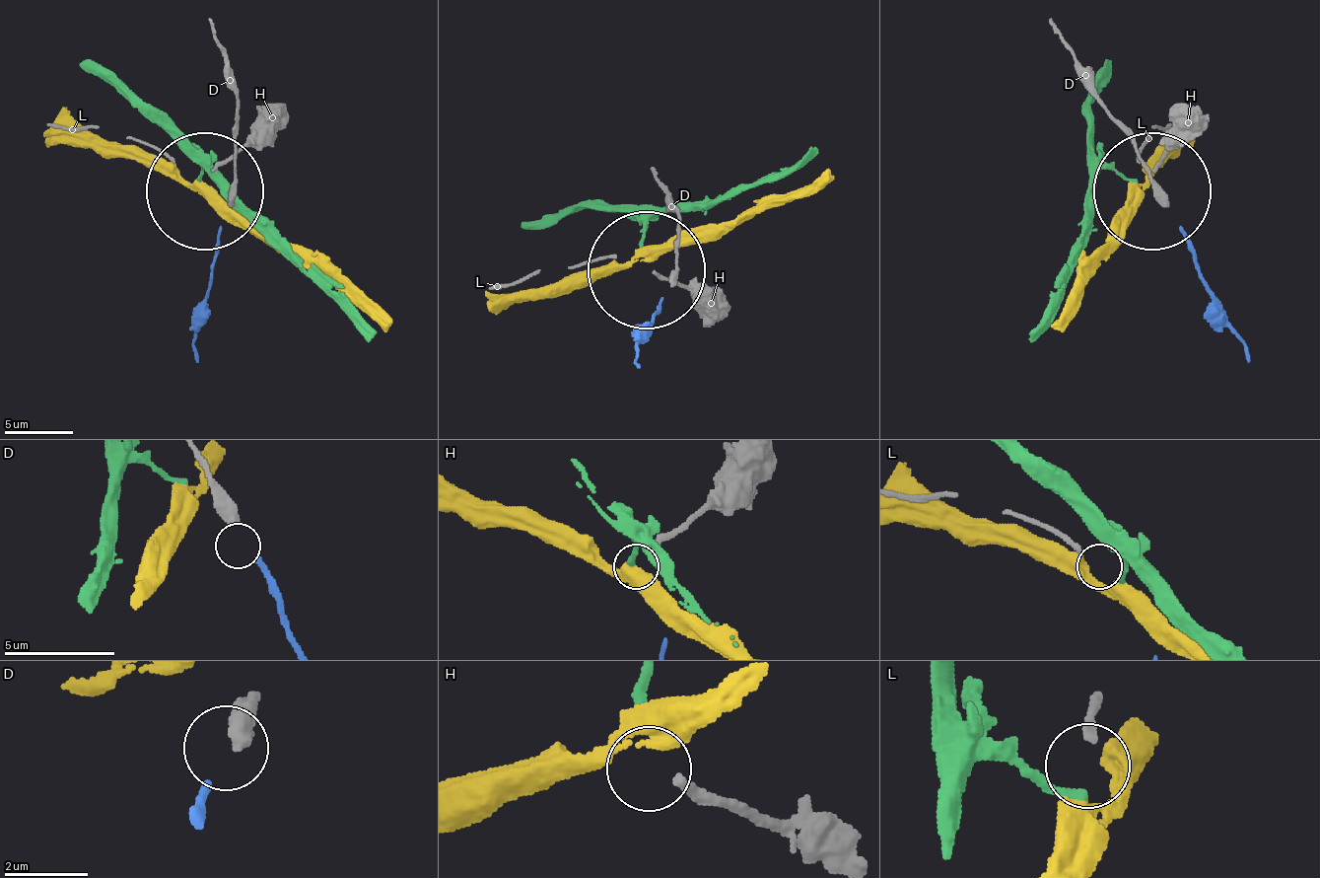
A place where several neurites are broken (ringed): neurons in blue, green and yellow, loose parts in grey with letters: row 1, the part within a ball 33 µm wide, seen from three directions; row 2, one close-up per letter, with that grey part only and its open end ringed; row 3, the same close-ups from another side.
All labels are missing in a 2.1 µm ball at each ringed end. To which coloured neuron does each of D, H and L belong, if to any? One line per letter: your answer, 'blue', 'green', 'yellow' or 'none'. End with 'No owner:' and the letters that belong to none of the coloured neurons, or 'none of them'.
D: blue
H: green
L: none
No owner: L

